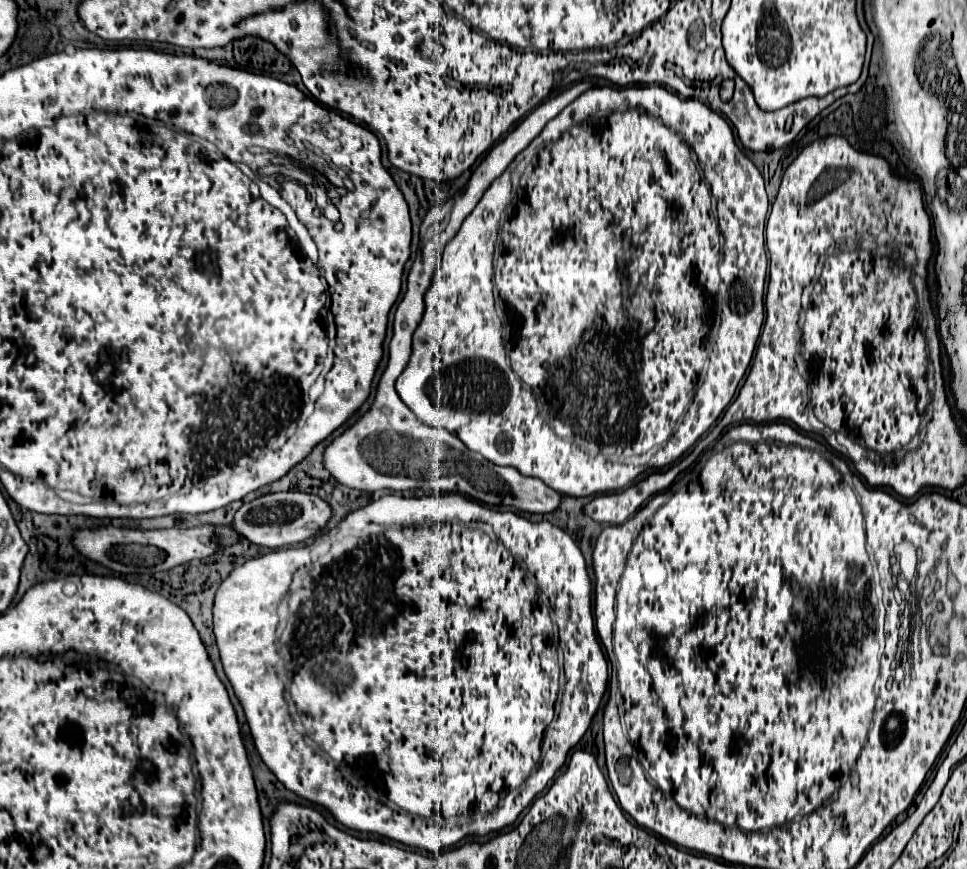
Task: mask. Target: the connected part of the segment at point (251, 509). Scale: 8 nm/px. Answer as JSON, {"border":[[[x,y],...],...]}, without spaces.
{"border":[[[270,492],[252,502],[244,502],[232,520],[232,528],[252,544],[266,546],[266,548],[282,548],[282,546],[296,546],[308,538],[312,538],[320,528],[326,526],[330,518],[330,506],[314,496],[304,492]]]}

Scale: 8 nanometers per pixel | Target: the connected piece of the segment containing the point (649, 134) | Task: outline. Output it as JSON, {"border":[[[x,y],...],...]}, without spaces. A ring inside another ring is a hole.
{"border":[[[664,86],[590,88],[572,104],[568,104],[560,116],[550,120],[542,131],[532,141],[535,142],[533,146],[540,150],[522,172],[520,182],[514,188],[512,200],[510,200],[511,170],[522,160],[521,155],[516,157],[514,164],[508,167],[502,176],[498,176],[490,184],[488,192],[476,204],[474,212],[466,216],[462,228],[446,244],[446,248],[442,248],[438,270],[424,296],[426,310],[414,332],[412,358],[408,362],[410,372],[408,378],[406,370],[398,376],[396,392],[420,422],[448,430],[450,434],[458,436],[468,450],[480,452],[488,462],[498,466],[512,466],[522,476],[540,478],[544,484],[548,484],[560,494],[580,498],[580,496],[594,496],[602,492],[622,490],[648,468],[664,468],[676,462],[704,432],[708,432],[708,428],[718,420],[722,410],[732,402],[736,388],[750,366],[762,328],[762,292],[768,270],[764,228],[766,228],[766,212],[770,202],[764,190],[762,174],[752,164],[752,160],[746,158],[744,152],[738,148],[730,124],[718,112],[710,110],[706,104],[698,100],[680,100],[674,92],[666,90]],[[493,276],[498,296],[504,302],[502,304],[506,316],[504,322],[498,318],[494,310]],[[716,290],[718,290],[718,300],[714,304],[720,306],[722,320],[716,336],[712,336],[712,342],[708,342],[710,338],[708,316],[712,308],[712,292]],[[534,396],[538,396],[538,400],[546,400],[550,408],[562,408],[562,412],[578,412],[578,426],[574,426],[574,436],[556,436],[554,416],[542,416],[538,412]],[[654,446],[664,446],[662,454],[656,454],[656,462],[649,460],[642,466],[630,462],[632,456],[646,454]]]}

